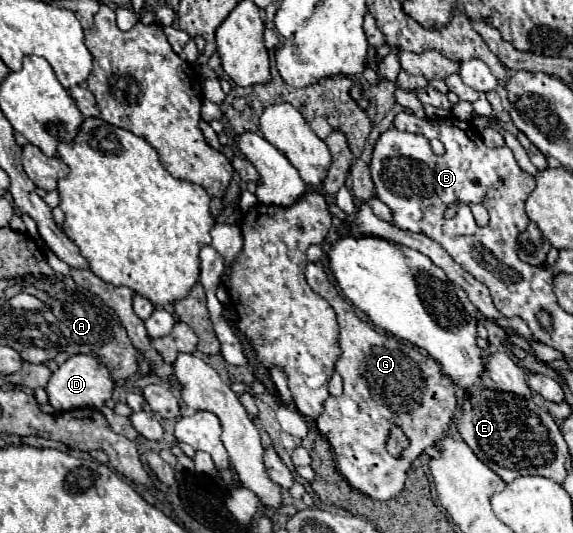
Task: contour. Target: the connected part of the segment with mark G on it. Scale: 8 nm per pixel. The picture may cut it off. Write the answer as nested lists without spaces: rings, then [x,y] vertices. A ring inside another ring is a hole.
[[[320,261],[306,265],[306,281],[332,305],[334,311],[338,311],[338,343],[342,347],[336,371],[344,381],[344,393],[340,397],[326,399],[316,425],[336,453],[338,471],[354,489],[378,501],[394,499],[402,493],[408,467],[426,453],[426,449],[434,447],[442,435],[446,435],[446,429],[458,409],[454,385],[440,373],[438,365],[428,355],[416,351],[412,343],[400,343],[392,335],[378,333],[370,323],[362,321],[356,315],[354,305],[340,295],[334,283],[330,283]],[[392,421],[410,439],[410,447],[400,459],[386,451]]]

